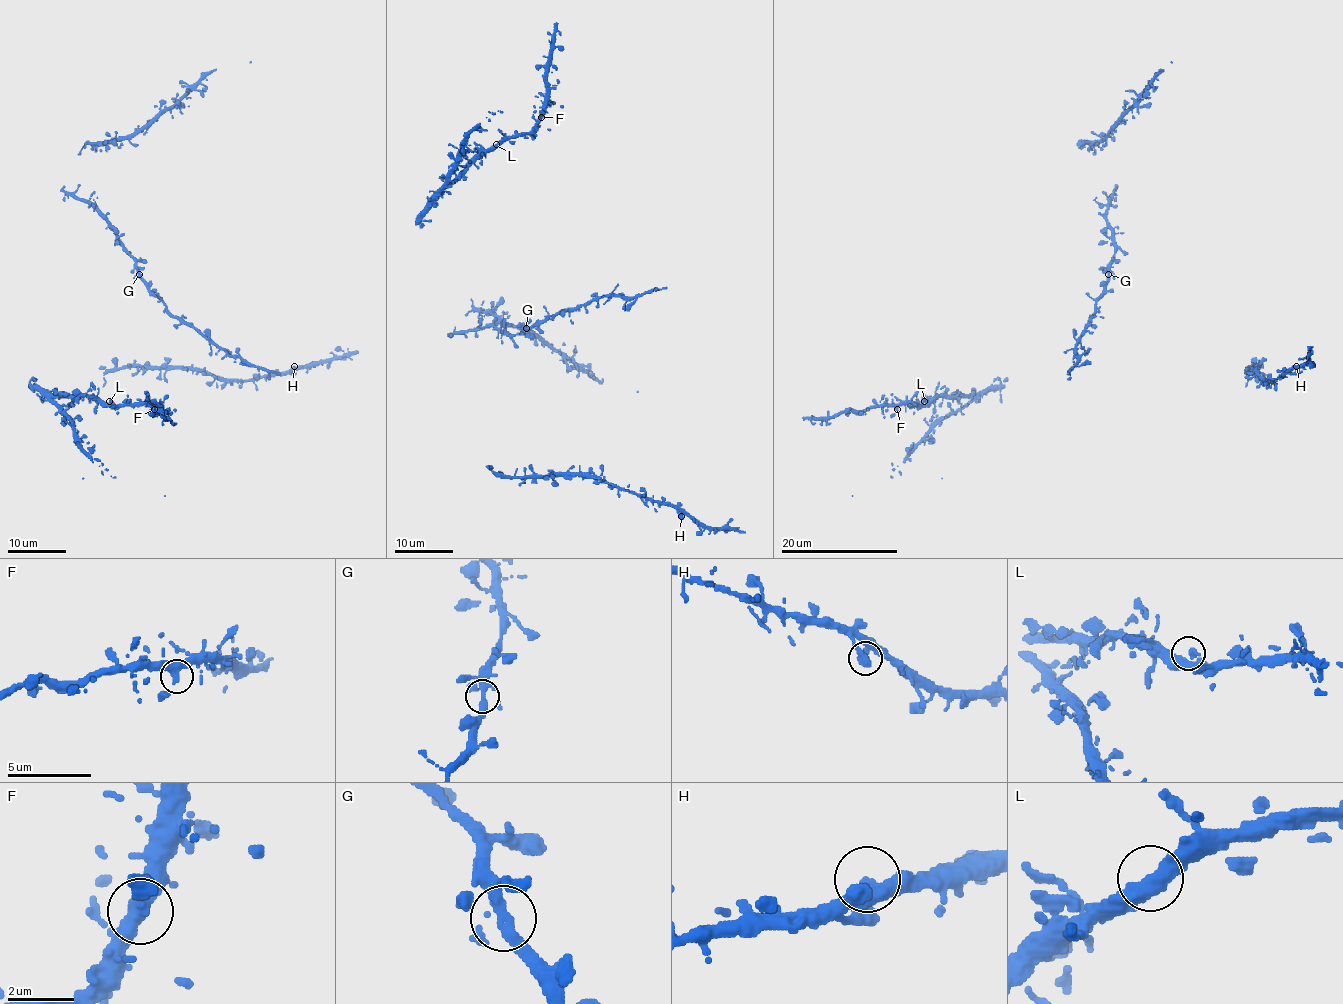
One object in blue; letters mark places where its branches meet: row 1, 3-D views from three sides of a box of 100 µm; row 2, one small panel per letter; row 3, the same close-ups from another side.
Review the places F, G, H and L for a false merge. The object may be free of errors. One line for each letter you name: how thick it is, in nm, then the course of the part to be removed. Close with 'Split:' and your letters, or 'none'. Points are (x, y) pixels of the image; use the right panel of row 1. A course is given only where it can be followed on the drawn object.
Split: none

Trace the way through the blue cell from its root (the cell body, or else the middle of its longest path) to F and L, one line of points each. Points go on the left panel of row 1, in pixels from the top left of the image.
F: (35, 378), (35, 387), (52, 394), (93, 395), (99, 401), (116, 406), (150, 403), (154, 409)
L: (35, 378), (35, 387), (52, 394), (93, 395), (99, 401), (109, 404), (109, 401)

